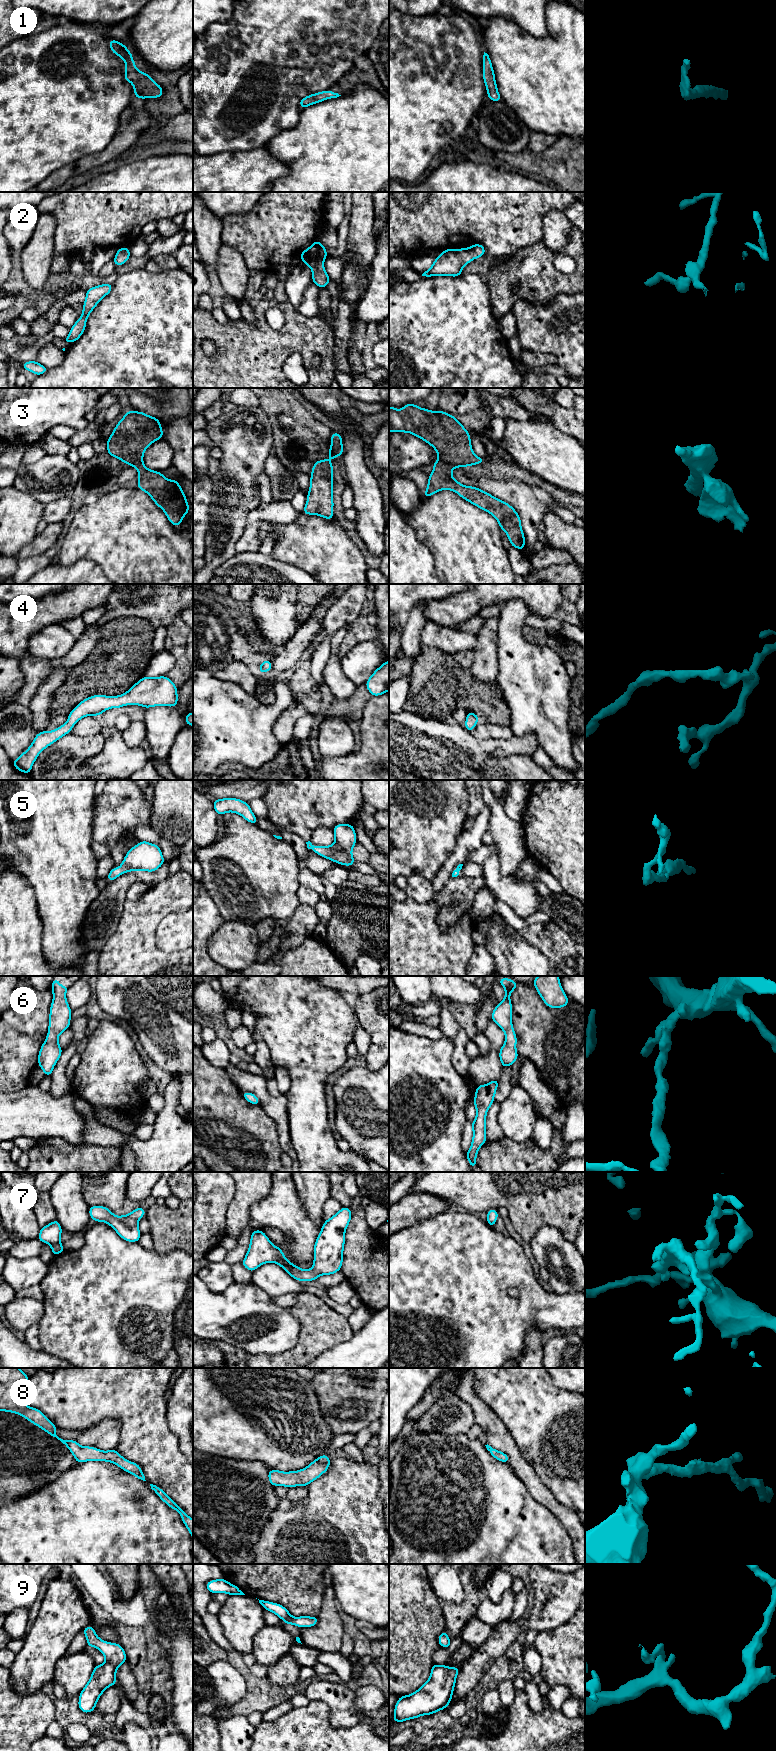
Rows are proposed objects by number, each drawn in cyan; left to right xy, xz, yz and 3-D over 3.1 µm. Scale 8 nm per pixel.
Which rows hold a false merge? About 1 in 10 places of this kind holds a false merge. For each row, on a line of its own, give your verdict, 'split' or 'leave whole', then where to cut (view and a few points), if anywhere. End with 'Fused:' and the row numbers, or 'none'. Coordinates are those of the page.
1: leave whole; cut none
2: leave whole; cut none
3: leave whole; cut none
4: leave whole; cut none
5: leave whole; cut none
6: leave whole; cut none
7: leave whole; cut none
8: leave whole; cut none
9: leave whole; cut none
Fused: none

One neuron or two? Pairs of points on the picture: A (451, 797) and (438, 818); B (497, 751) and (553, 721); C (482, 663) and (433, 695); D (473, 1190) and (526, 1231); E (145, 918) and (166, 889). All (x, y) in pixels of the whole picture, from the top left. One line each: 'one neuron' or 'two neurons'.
A: one neuron
B: two neurons
C: two neurons
D: one neuron
E: one neuron

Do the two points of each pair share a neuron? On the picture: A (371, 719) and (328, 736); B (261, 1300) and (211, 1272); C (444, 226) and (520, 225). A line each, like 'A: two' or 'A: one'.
A: two
B: two
C: one

